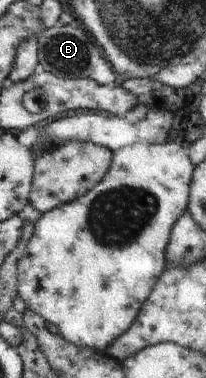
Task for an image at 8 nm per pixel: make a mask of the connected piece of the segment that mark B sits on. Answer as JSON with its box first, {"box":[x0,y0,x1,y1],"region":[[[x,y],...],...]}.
{"box":[36,23,120,88],"region":[[[78,23],[47,29],[36,42],[38,45],[39,70],[44,70],[51,75],[63,79],[90,79],[100,86],[114,88],[120,83],[120,78],[104,59],[102,50],[96,40],[88,34]]]}

